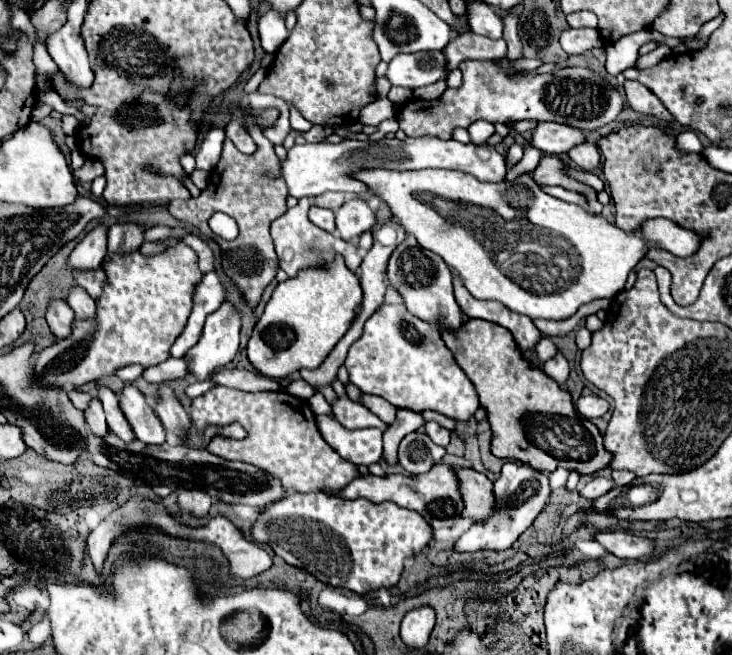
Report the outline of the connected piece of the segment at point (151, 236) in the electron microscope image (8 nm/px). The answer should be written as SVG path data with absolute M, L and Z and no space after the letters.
M154 226L154 228L146 228L144 230L144 240L146 242L156 242L156 240L166 240L168 236L176 236L178 230L166 228L166 226Z

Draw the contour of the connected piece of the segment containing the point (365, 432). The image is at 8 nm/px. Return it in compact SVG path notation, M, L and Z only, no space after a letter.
M316 416L318 428L324 440L348 462L358 466L370 466L382 456L382 430L358 428L348 430L336 418Z

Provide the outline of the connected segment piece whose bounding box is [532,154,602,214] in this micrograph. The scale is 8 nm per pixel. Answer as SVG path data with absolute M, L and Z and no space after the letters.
M546 154L546 156L542 156L542 160L540 160L538 168L532 172L532 176L534 176L534 180L540 186L554 186L554 184L558 184L558 186L564 186L568 190L576 190L576 192L586 194L592 212L600 214L602 212L602 204L596 198L596 190L590 188L588 184L584 184L584 182L568 176L566 170L568 170L568 164L562 158Z

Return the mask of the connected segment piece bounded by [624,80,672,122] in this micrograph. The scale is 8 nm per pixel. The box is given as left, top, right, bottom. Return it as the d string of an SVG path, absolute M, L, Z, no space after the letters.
M624 82L624 90L626 90L626 98L628 98L628 106L638 112L638 114L650 114L656 116L660 120L672 122L672 114L666 110L666 106L642 84L638 82Z

